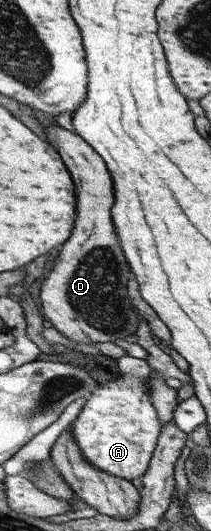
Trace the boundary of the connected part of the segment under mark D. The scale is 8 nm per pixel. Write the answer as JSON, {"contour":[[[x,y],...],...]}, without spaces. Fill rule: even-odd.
{"contour":[[[43,125],[43,127],[47,129],[49,143],[57,149],[57,153],[61,155],[61,161],[67,167],[67,173],[71,175],[77,203],[75,203],[73,229],[71,229],[69,237],[65,239],[65,243],[61,245],[61,251],[55,257],[51,268],[45,273],[45,278],[41,279],[41,283],[39,283],[39,309],[43,313],[43,317],[51,323],[53,329],[73,343],[89,345],[90,343],[111,342],[115,339],[127,337],[127,335],[137,331],[139,317],[133,311],[133,305],[127,298],[126,285],[131,273],[127,262],[125,262],[123,250],[117,241],[111,220],[110,209],[112,195],[114,194],[111,176],[107,171],[105,162],[79,135],[62,129],[58,125],[54,127]]]}

